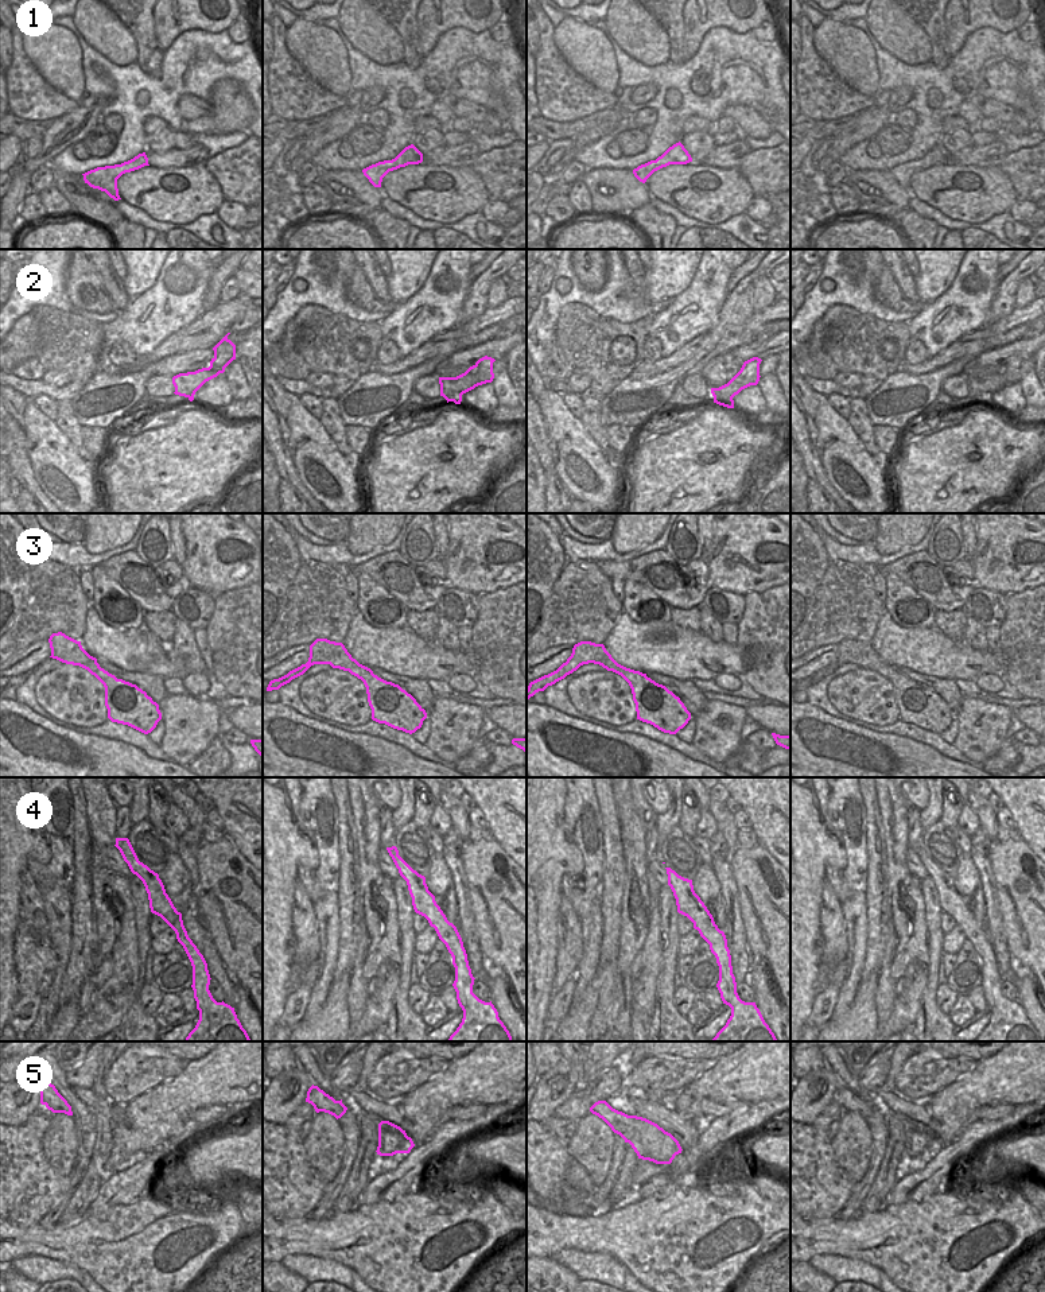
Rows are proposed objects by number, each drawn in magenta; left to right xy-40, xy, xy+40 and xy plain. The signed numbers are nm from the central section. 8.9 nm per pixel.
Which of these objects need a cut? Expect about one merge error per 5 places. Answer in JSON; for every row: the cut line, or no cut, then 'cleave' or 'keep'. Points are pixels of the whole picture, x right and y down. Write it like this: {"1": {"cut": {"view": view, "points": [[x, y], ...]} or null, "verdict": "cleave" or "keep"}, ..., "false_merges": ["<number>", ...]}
{"1": {"cut": null, "verdict": "keep"}, "2": {"cut": null, "verdict": "keep"}, "3": {"cut": null, "verdict": "keep"}, "4": {"cut": null, "verdict": "keep"}, "5": {"cut": null, "verdict": "keep"}, "false_merges": []}

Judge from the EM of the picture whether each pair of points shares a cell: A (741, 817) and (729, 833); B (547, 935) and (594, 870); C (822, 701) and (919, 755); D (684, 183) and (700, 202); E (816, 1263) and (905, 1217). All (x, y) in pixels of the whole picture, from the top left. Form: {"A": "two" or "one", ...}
{"A": "two", "B": "two", "C": "two", "D": "one", "E": "two"}

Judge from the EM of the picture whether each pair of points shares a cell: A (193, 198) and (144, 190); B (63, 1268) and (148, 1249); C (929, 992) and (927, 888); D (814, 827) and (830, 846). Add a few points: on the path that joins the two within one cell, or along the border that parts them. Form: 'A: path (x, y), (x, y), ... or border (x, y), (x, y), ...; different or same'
A: path (181, 194), (156, 193); same
B: border (45, 1257), (70, 1261), (85, 1272); different
C: path (933, 966), (933, 914); same
D: path (815, 831), (826, 842); same

